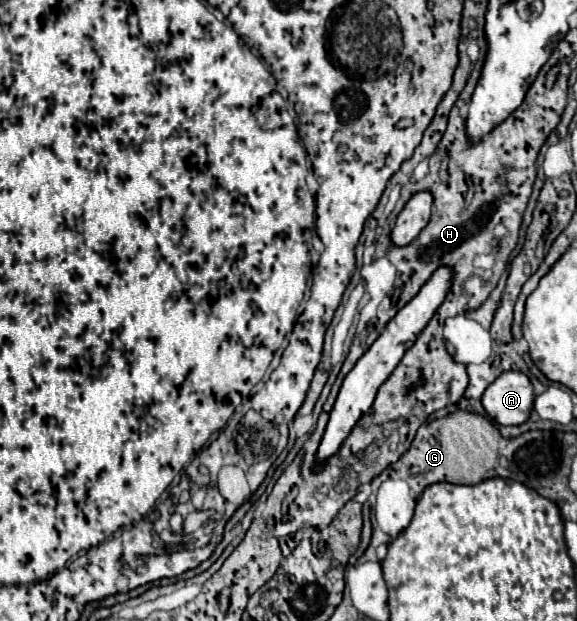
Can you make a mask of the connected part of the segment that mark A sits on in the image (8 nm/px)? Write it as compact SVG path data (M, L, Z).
M502 372L482 394L486 414L504 426L516 426L528 420L532 412L534 388L522 372Z

